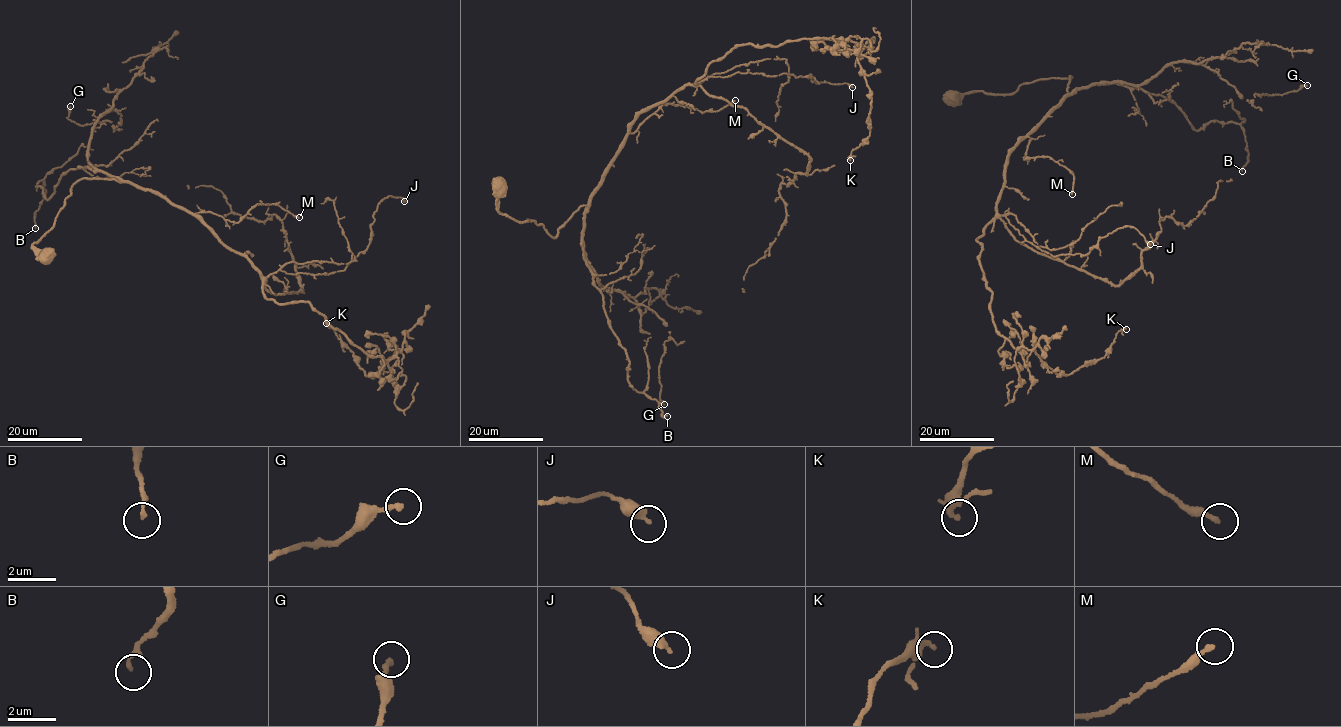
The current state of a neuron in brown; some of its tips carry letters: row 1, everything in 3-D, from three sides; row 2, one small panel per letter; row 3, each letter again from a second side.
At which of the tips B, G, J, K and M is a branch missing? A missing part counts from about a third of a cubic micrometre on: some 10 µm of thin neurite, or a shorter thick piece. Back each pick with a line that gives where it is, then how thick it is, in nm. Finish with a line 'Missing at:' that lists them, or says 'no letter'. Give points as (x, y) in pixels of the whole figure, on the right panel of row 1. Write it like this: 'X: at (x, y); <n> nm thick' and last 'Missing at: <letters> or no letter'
Missing at: no letter

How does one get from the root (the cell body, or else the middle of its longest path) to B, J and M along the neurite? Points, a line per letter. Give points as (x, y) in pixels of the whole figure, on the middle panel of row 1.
B: (500, 188), (500, 213), (533, 220), (553, 237), (587, 206), (583, 259), (628, 358), (628, 381), (667, 416)
J: (500, 188), (500, 213), (554, 237), (588, 204), (629, 123), (688, 85), (739, 72), (852, 87)
M: (500, 188), (500, 213), (533, 220), (554, 237), (588, 204), (626, 136), (662, 104), (717, 111), (735, 100)

